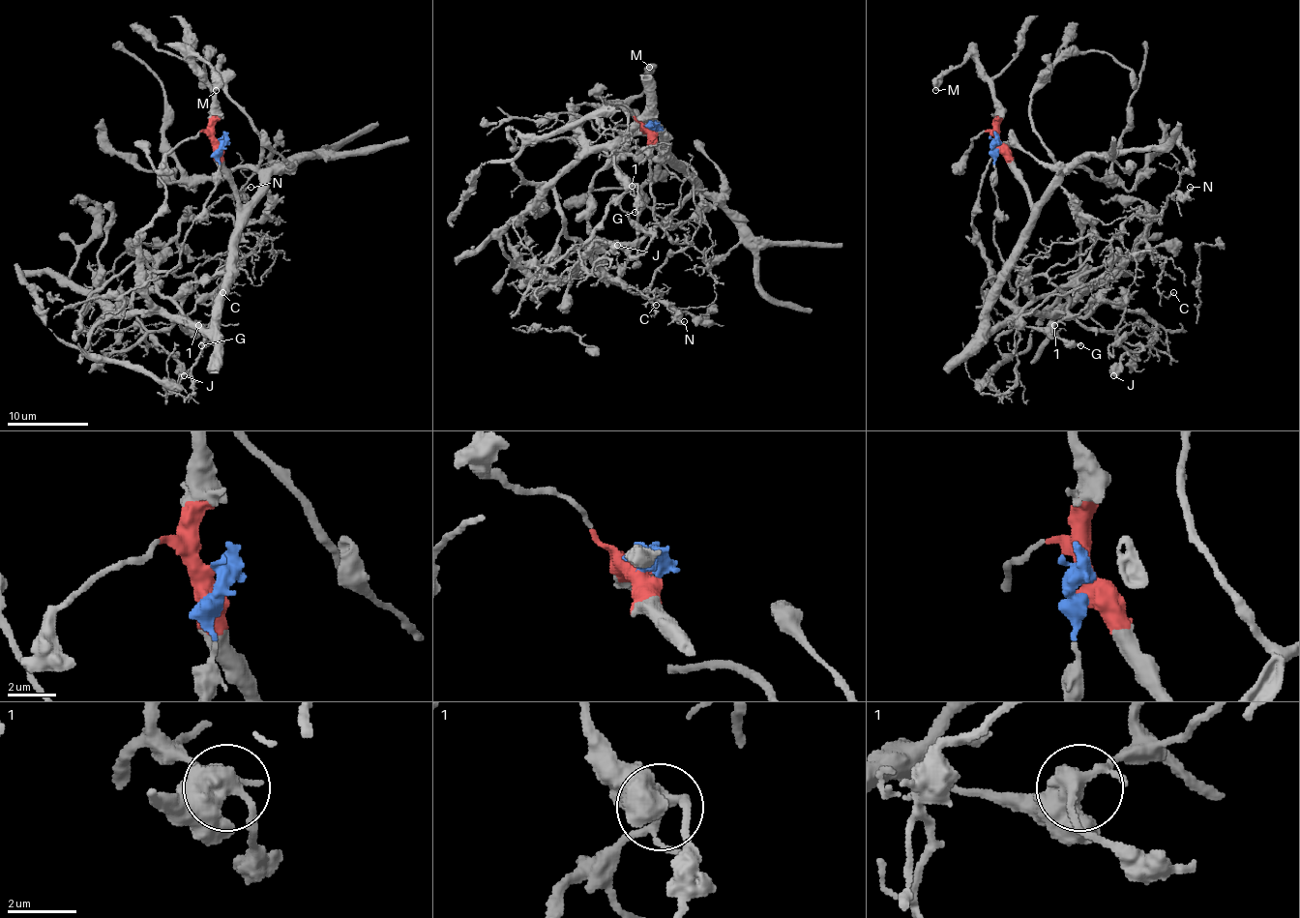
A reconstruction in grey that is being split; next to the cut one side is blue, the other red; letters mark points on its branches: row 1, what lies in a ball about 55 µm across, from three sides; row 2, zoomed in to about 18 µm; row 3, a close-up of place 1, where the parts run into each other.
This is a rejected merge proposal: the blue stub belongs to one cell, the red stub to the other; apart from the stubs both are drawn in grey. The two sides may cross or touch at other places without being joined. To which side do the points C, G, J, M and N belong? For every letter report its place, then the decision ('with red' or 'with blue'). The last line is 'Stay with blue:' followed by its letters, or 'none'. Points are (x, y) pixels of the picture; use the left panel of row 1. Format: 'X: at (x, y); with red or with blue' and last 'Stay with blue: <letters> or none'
C: at (222, 292); with blue
G: at (201, 345); with blue
J: at (184, 375); with blue
M: at (216, 90); with red
N: at (251, 187); with blue
Stay with blue: C, G, J, N

